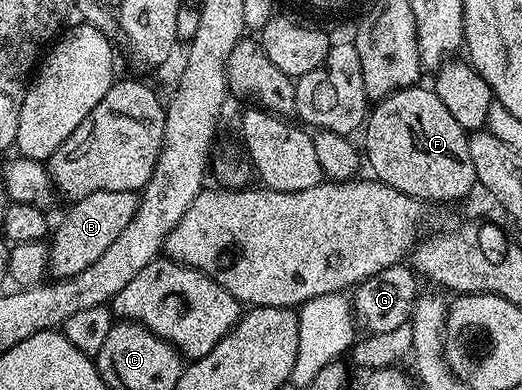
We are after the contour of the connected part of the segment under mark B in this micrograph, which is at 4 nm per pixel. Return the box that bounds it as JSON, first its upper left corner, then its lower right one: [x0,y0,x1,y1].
[48,191,139,281]

